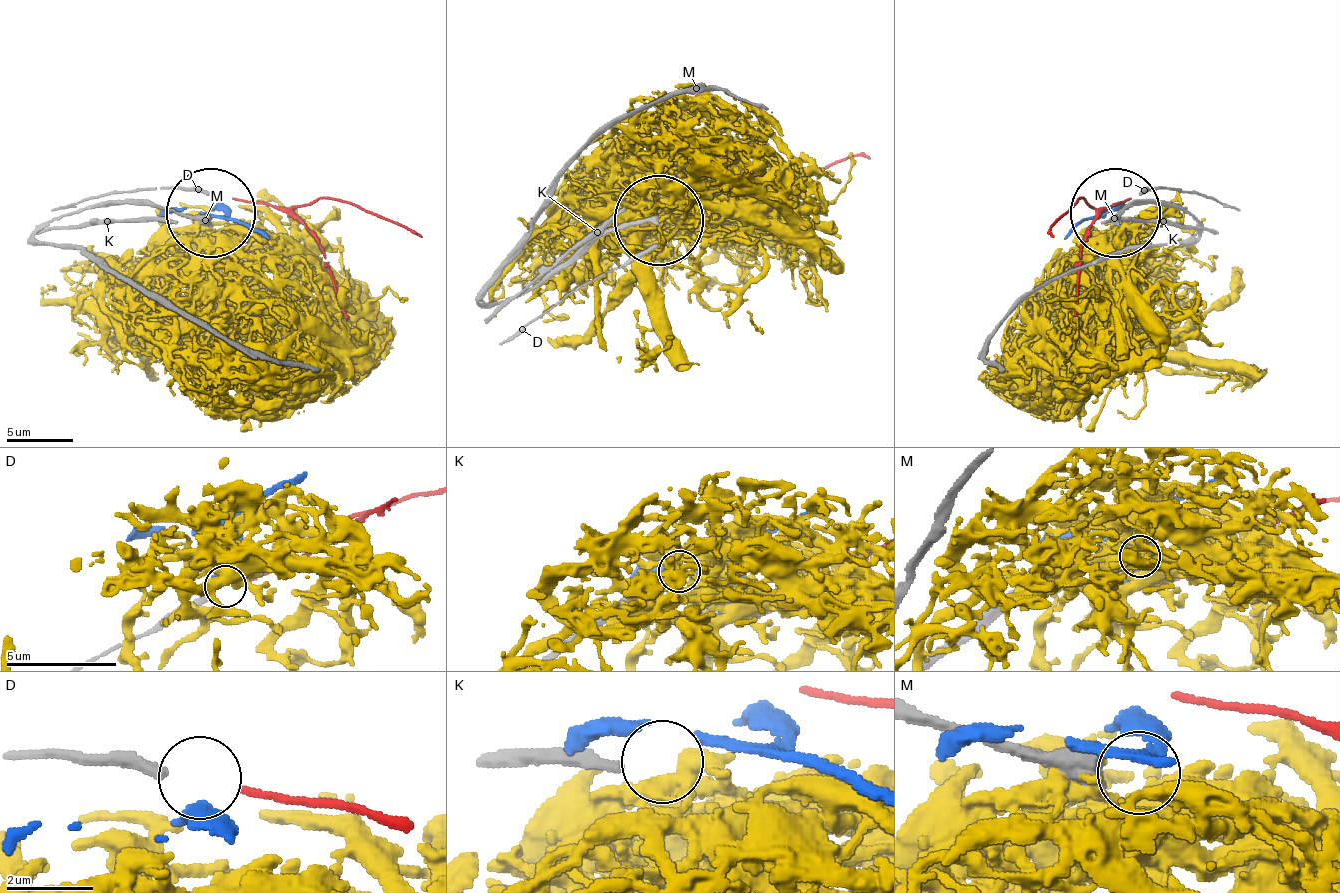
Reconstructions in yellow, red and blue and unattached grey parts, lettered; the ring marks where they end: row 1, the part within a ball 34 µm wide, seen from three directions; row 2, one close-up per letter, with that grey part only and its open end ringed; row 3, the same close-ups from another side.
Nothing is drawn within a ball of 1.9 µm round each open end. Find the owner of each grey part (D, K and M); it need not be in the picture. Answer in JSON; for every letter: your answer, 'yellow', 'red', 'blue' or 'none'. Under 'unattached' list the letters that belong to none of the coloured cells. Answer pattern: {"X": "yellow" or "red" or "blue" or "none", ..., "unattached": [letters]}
{"D": "red", "K": "none", "M": "none", "unattached": ["K", "M"]}

